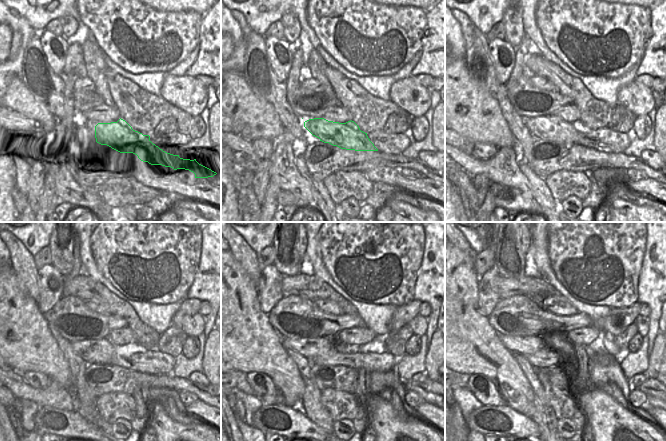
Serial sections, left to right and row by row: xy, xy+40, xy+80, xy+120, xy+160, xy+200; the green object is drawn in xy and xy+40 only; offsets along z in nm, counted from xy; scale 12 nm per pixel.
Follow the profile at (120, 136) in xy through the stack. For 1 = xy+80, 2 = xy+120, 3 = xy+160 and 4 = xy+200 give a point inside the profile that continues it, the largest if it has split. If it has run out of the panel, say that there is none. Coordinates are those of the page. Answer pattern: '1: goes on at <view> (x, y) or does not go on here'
1: goes on at xy+80 (548, 128)
2: goes on at xy+120 (98, 351)
3: goes on at xy+160 (310, 348)
4: goes on at xy+200 (523, 345)

